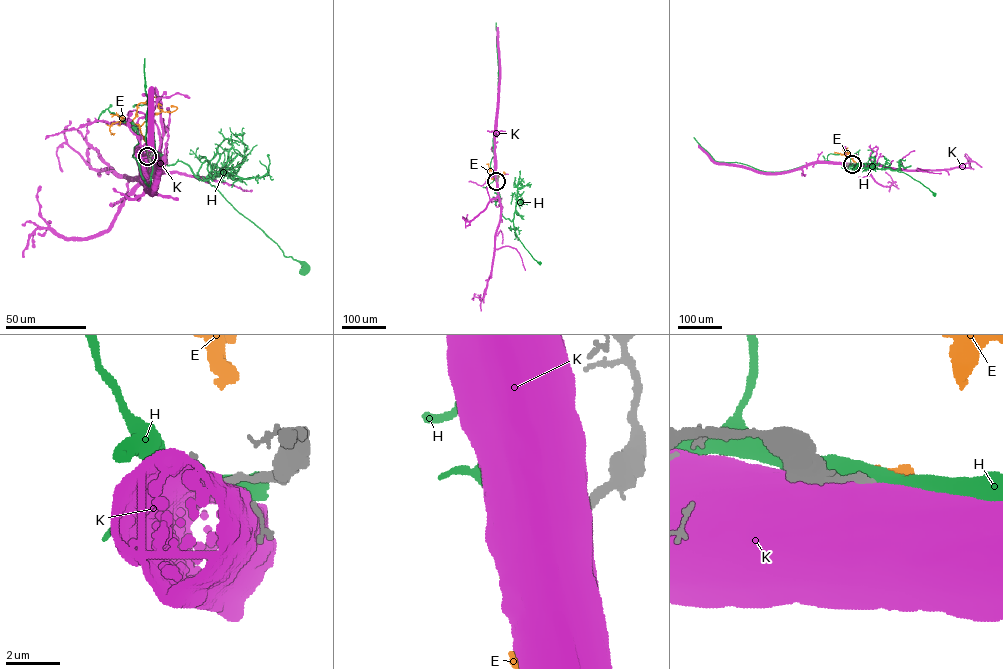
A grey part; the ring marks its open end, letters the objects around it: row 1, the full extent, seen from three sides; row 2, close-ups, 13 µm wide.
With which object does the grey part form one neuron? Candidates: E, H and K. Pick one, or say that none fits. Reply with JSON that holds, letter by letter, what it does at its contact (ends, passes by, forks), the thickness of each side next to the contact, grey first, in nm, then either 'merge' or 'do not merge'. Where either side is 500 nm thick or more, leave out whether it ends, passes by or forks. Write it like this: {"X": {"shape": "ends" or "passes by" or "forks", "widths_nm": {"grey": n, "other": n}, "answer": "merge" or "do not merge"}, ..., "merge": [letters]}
{"E": {"shape": "ends", "widths_nm": {"grey": 240, "other": 360}, "answer": "merge"}, "H": {"widths_nm": {"grey": 260, "other": 550}, "answer": "do not merge"}, "K": {"widths_nm": {"grey": 360, "other": 750}, "answer": "do not merge"}, "merge": ["E"]}

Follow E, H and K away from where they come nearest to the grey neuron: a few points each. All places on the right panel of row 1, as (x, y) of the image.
E: (852, 164), (856, 163), (851, 155), (835, 152)
H: (852, 164), (890, 165), (891, 170), (908, 175), (934, 194)
K: (852, 163), (813, 163), (782, 172), (756, 172), (716, 163), (698, 145)

